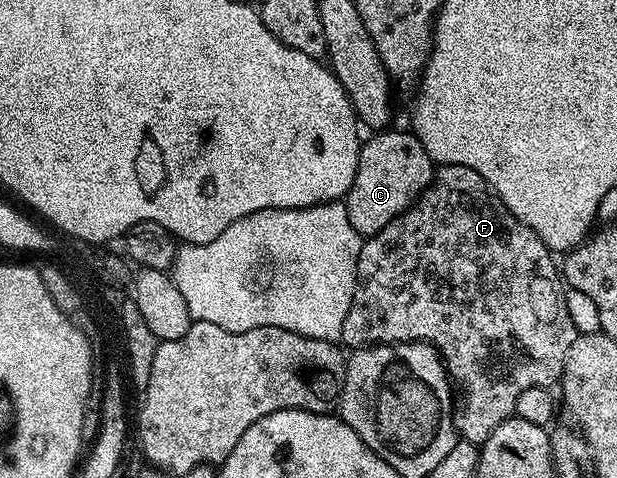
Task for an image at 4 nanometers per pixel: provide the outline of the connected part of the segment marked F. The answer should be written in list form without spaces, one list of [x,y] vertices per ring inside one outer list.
[[[456,164],[442,165],[436,171],[435,178],[430,186],[420,194],[416,203],[410,208],[404,210],[397,218],[393,218],[393,222],[389,222],[389,226],[385,226],[385,230],[381,230],[377,234],[366,237],[363,240],[363,249],[359,255],[357,262],[357,278],[355,279],[355,297],[349,306],[349,314],[345,314],[345,326],[341,326],[341,341],[344,345],[348,344],[348,349],[354,350],[357,348],[366,348],[368,344],[408,344],[414,340],[421,340],[424,344],[431,344],[439,351],[443,357],[443,362],[447,366],[447,374],[451,377],[454,387],[463,395],[463,404],[467,407],[467,412],[456,411],[454,413],[455,426],[458,435],[469,441],[471,444],[482,445],[484,440],[489,438],[489,434],[493,434],[493,430],[497,430],[497,426],[501,426],[501,422],[511,419],[515,415],[515,407],[517,406],[517,398],[524,390],[529,390],[529,386],[541,386],[542,388],[551,388],[560,383],[563,367],[565,366],[565,358],[569,354],[569,346],[573,346],[576,338],[575,327],[573,326],[573,318],[569,318],[569,306],[567,305],[567,292],[565,291],[565,281],[561,275],[560,269],[557,267],[556,257],[553,255],[550,248],[545,246],[545,242],[537,235],[536,232],[529,226],[525,226],[525,222],[520,220],[506,208],[503,204],[503,199],[497,195],[493,189],[485,182],[485,178],[481,178],[481,174],[477,174],[477,170],[469,170],[469,166],[457,166]]]

